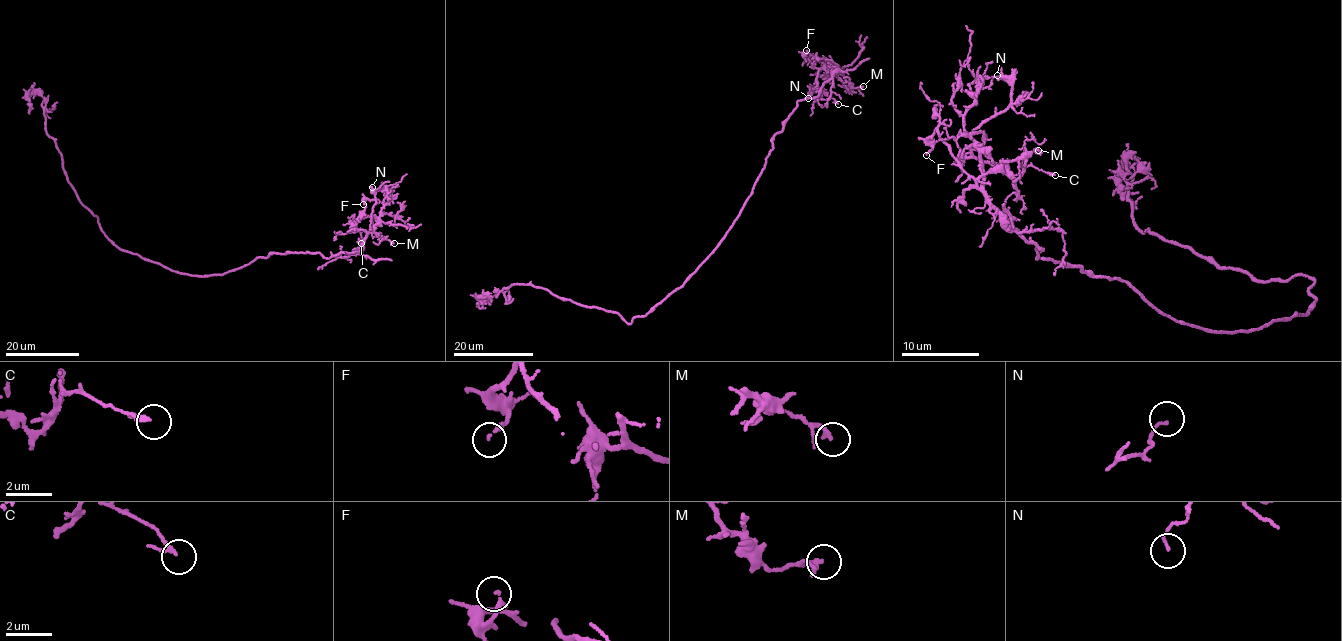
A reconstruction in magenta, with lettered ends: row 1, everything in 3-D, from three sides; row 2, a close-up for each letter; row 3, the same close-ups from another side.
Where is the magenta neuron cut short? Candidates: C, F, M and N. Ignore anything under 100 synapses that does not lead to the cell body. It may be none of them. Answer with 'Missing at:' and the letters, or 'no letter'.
Missing at: no letter

